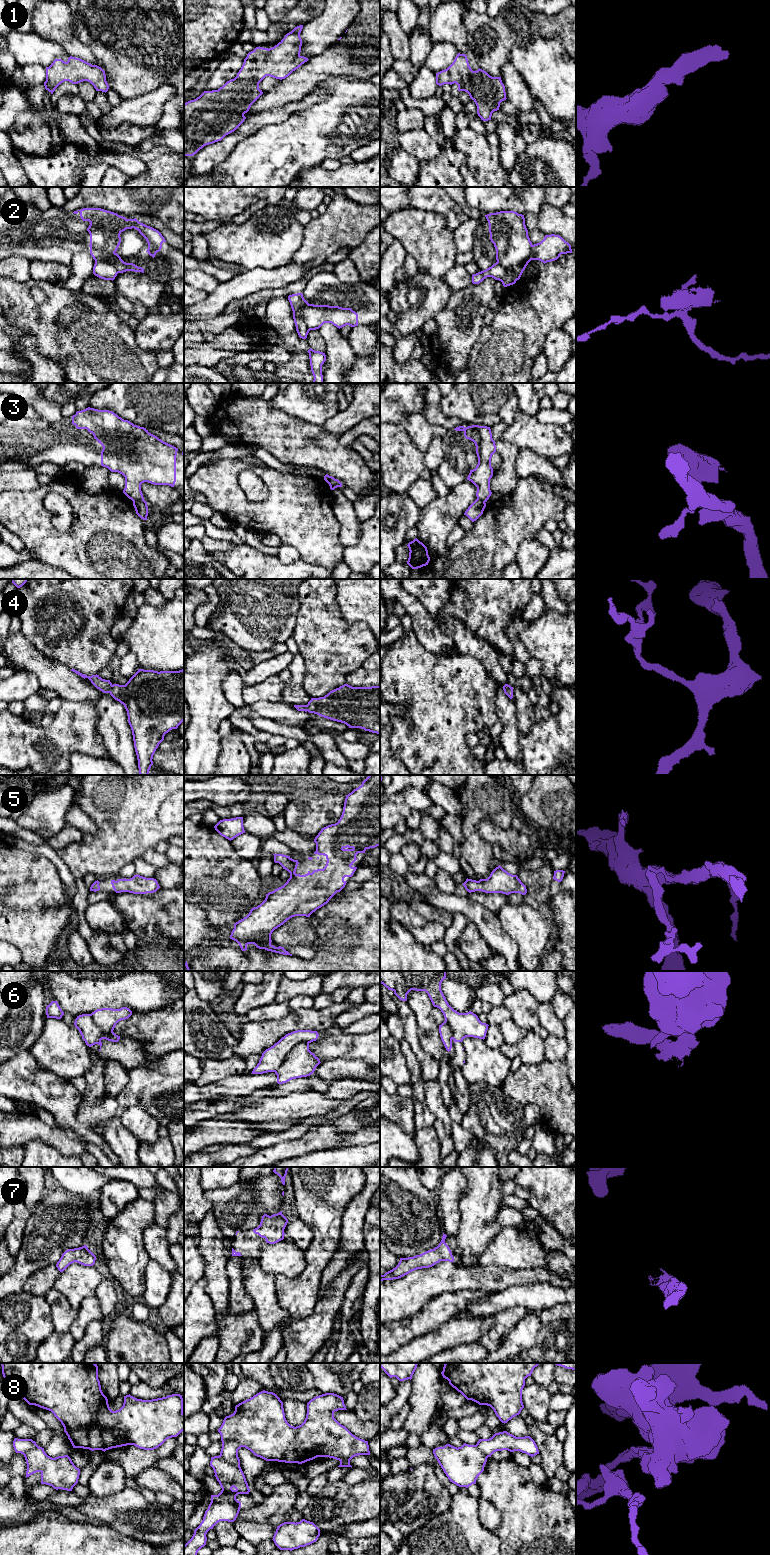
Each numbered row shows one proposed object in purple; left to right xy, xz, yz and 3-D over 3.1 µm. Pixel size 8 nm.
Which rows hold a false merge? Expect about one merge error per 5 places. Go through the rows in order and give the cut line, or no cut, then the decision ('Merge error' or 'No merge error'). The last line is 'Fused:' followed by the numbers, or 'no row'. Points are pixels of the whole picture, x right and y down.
1: No split. No merge error
2: Split along yz (532, 245), (530, 253), (512, 269), (512, 274), (516, 279). Merge error
3: Split along xy (143, 499), (133, 501). Merge error
4: No split. No merge error
5: No split. No merge error
6: Split along xz (308, 1043), (297, 1043), (274, 1071). Merge error
7: No split. No merge error
8: Split along xz (219, 1455), (222, 1459), (239, 1467). Merge error
Fused: 2, 3, 6, 8

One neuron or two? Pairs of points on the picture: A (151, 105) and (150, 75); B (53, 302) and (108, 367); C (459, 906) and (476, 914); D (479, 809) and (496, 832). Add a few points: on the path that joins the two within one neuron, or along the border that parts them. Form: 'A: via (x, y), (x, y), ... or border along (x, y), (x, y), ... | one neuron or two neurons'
A: border along (173, 86), (162, 84), (152, 91), (129, 99) | two neurons
B: via (51, 322), (51, 326), (70, 345), (88, 348) | one neuron
C: via (463, 906), (472, 910) | one neuron
D: border along (486, 818), (479, 824), (478, 833), (489, 842) | two neurons

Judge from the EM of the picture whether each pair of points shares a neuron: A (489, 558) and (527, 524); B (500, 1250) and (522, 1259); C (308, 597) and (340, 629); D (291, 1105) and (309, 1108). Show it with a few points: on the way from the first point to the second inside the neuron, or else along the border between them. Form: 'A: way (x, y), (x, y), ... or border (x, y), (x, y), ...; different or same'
A: way (498, 549), (518, 529); same
B: way (505, 1250), (513, 1250), (517, 1254); same
C: way (316, 605), (332, 621); same
D: way (295, 1105), (305, 1105); same

